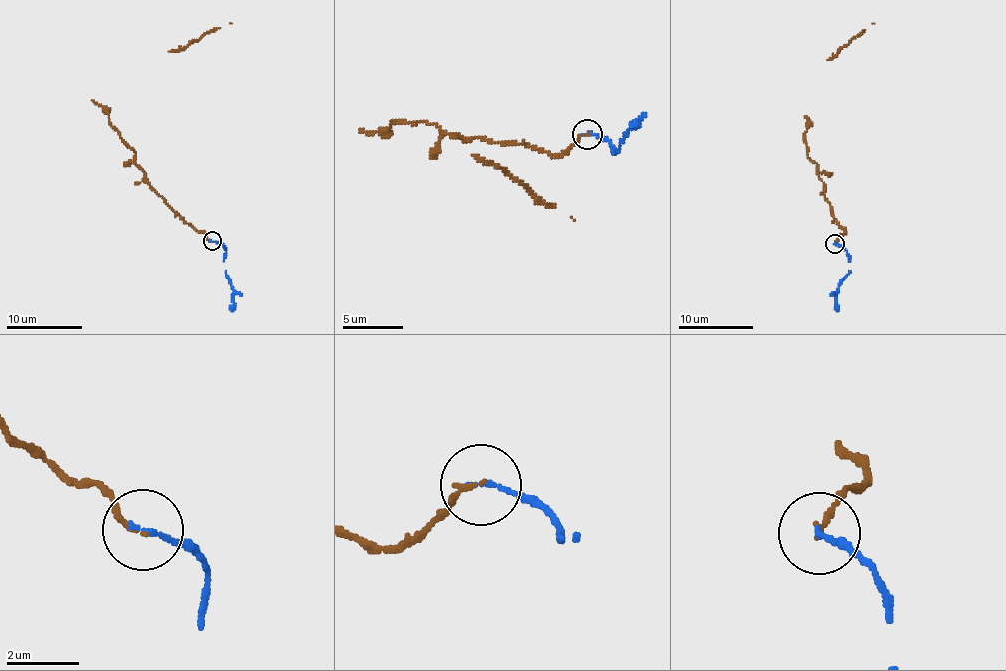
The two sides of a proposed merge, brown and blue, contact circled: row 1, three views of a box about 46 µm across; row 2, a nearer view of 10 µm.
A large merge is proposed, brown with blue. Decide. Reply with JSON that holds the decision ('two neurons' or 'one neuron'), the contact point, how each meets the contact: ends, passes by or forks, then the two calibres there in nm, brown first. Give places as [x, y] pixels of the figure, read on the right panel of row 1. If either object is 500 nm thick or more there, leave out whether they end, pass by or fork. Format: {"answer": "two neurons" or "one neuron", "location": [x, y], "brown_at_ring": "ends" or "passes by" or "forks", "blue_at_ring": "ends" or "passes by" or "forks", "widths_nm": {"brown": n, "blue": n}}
{"answer": "one neuron", "location": [835, 243], "brown_at_ring": "ends", "blue_at_ring": "ends", "widths_nm": {"brown": 140, "blue": 140}}

